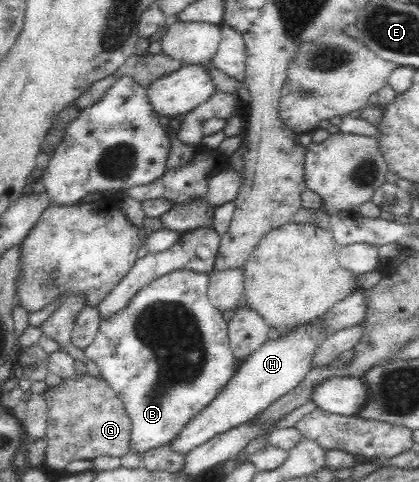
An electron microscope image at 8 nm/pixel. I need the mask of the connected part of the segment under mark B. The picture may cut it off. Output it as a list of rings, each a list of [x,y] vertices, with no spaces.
[[[186,267],[166,272],[136,293],[124,311],[118,311],[110,319],[102,321],[94,341],[82,350],[124,402],[131,419],[130,449],[136,449],[140,455],[147,449],[174,442],[184,427],[216,399],[216,395],[236,373],[228,321],[222,312],[212,306],[208,283],[208,272]]]

